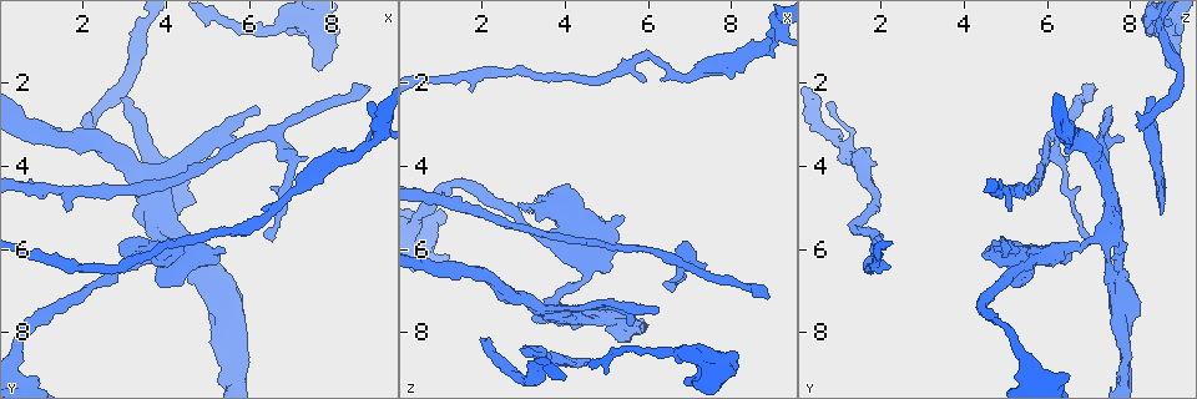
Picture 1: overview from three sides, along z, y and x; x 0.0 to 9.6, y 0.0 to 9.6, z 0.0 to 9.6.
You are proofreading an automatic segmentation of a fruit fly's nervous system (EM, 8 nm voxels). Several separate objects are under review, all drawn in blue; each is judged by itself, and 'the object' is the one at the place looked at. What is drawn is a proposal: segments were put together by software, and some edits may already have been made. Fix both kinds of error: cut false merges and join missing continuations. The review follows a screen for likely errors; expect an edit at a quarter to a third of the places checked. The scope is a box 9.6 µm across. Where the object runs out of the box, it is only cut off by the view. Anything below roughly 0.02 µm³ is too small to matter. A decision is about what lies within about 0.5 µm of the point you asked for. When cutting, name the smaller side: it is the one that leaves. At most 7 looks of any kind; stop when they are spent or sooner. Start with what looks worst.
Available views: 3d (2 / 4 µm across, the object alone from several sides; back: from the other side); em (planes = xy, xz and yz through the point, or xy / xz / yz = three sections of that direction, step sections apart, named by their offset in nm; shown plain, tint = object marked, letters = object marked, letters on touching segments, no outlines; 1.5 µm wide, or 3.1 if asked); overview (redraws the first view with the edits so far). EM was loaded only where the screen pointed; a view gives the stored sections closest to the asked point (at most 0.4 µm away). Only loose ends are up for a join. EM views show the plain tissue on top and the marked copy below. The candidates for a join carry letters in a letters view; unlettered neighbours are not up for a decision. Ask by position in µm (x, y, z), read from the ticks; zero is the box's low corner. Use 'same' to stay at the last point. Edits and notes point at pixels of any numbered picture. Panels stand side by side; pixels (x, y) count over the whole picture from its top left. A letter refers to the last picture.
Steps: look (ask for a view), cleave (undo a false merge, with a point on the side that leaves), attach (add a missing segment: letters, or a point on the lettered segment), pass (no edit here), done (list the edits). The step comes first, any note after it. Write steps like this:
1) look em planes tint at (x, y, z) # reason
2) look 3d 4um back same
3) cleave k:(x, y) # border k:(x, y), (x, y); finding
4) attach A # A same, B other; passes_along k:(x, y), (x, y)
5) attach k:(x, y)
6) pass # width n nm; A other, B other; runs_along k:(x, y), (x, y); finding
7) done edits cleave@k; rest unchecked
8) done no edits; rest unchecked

look 3d 4um at (8.85, 2.20, 7.15) # long arm stops here

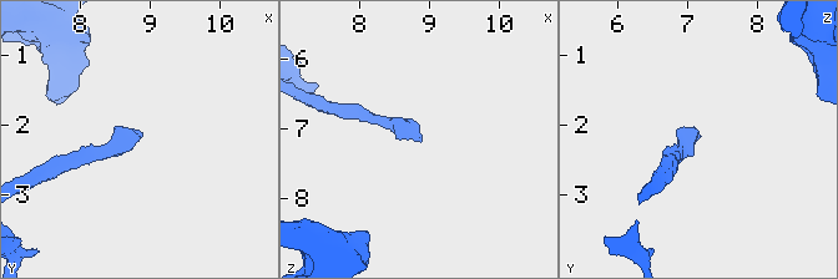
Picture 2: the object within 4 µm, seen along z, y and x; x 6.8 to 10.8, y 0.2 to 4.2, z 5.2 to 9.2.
look em planes letters at (8.85, 2.10, 7.10) # need the tissue

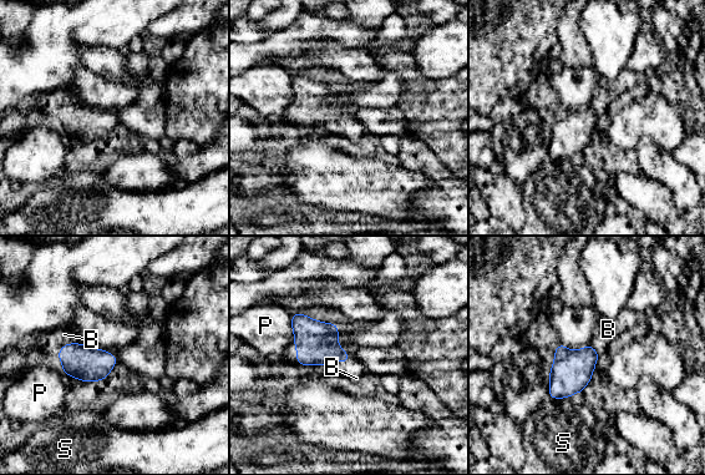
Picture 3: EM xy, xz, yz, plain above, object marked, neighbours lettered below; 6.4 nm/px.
attach B # B same, P other, S other; passes_along 3:(87, 364), (74, 343), (64, 334); it goes on there

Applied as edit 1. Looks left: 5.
look overview # redraw

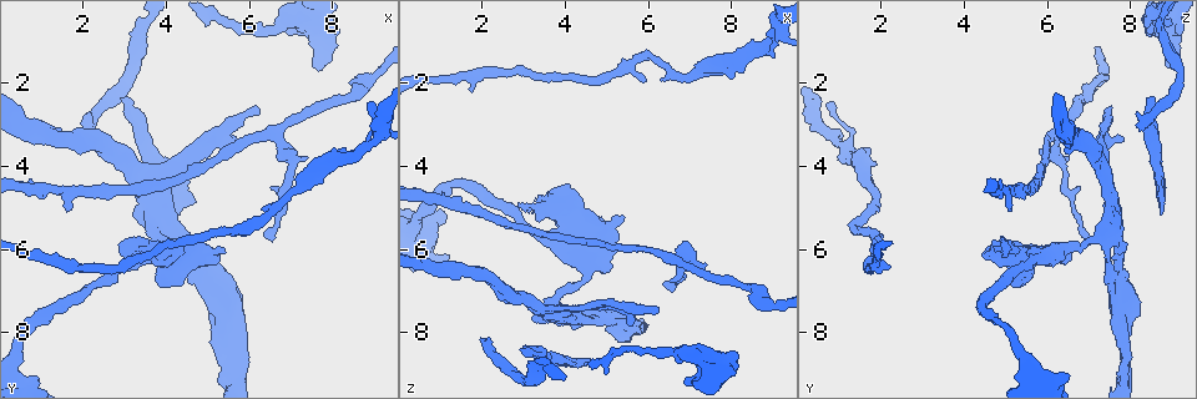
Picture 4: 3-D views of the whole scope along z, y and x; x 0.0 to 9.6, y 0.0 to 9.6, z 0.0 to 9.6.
look em planes tint at (6.20, 2.55, 7.55) # branch stops here

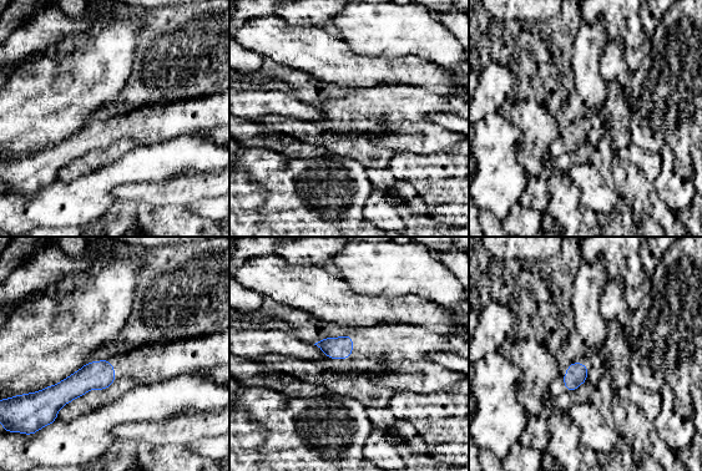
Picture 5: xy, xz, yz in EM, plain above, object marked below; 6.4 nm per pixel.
look em planes letters same

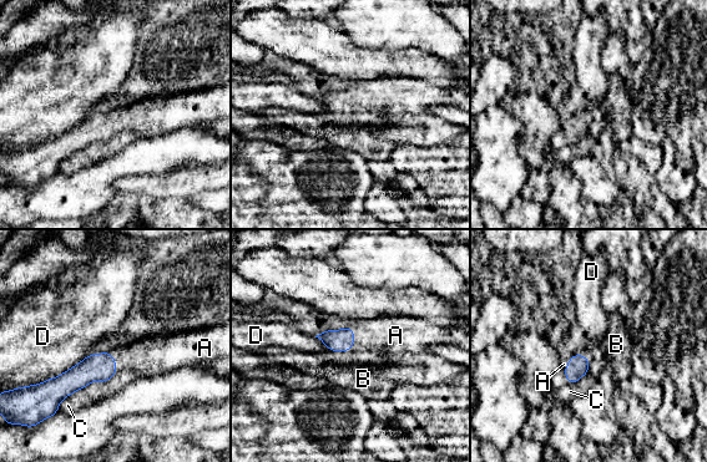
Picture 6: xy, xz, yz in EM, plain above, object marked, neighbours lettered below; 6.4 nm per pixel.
attach A # A same, B other, C other, D other; the neuron continues

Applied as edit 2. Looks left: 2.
done edits attach@3, attach@6; rest unchecked

